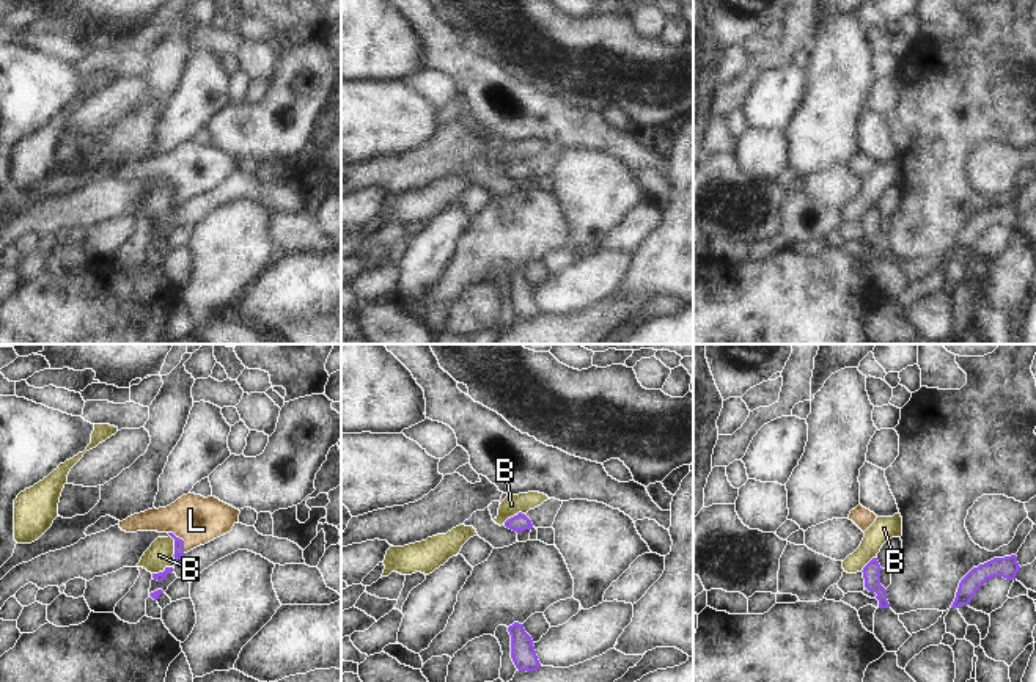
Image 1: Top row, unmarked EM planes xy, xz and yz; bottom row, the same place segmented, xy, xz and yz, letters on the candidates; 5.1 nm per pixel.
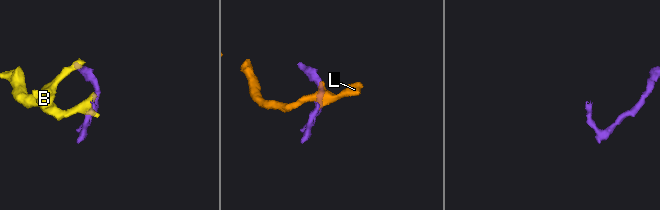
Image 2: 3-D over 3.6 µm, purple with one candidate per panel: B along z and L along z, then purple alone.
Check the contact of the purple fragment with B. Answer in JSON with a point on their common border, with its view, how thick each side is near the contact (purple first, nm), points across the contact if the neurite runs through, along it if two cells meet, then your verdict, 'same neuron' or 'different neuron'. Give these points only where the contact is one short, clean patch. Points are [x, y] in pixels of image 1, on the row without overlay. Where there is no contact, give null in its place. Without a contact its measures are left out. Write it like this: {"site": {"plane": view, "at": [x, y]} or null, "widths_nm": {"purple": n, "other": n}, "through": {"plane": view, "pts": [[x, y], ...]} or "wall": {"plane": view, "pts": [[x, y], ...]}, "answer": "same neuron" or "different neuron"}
{"site": {"plane": "xy", "at": [175, 197]}, "widths_nm": {"purple": 50, "other": 140}, "wall": {"plane": "xy", "pts": [[170, 183], [175, 209]]}, "answer": "different neuron"}

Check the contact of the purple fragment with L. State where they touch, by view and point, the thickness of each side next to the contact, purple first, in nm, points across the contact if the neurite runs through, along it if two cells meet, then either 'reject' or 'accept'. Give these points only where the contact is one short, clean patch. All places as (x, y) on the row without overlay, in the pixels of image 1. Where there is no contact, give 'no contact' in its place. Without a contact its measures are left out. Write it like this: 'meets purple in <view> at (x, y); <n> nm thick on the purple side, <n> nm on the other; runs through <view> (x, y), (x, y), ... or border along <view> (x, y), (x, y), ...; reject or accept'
meets purple in xy at (183, 189); 50 nm thick on the purple side, 240 nm on the other; runs through xy (178, 190), (183, 189), (197, 168); accept

